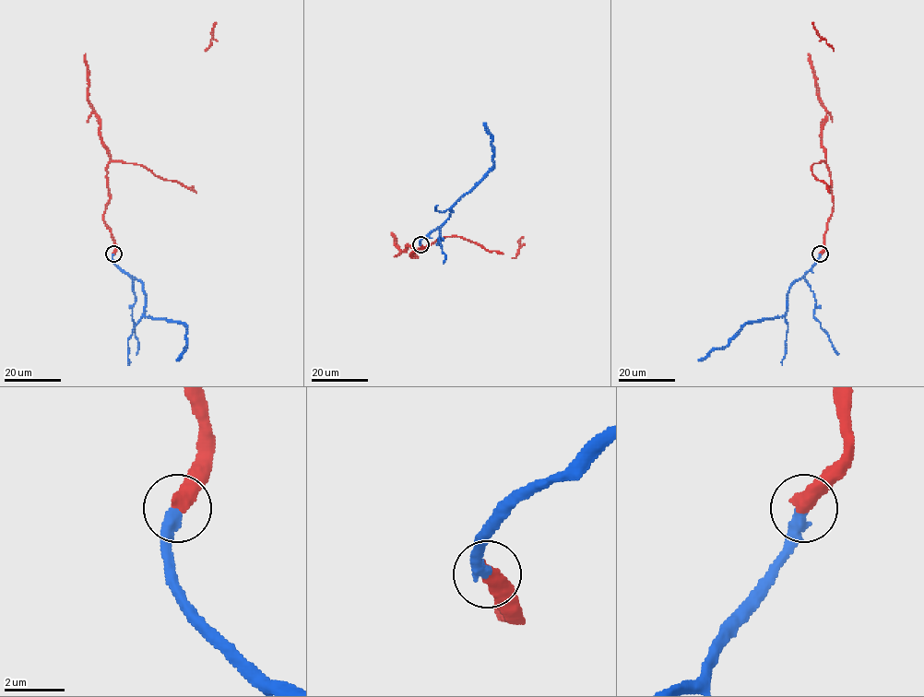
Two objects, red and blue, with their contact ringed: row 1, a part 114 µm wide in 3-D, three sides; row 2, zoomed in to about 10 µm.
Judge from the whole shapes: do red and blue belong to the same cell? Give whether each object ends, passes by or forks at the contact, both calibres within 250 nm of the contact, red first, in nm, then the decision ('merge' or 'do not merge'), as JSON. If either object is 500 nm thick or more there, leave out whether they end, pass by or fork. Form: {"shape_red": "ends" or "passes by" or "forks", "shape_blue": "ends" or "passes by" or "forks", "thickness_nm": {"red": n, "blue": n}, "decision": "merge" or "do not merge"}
{"thickness_nm": {"red": 550, "blue": 400}, "decision": "do not merge"}

